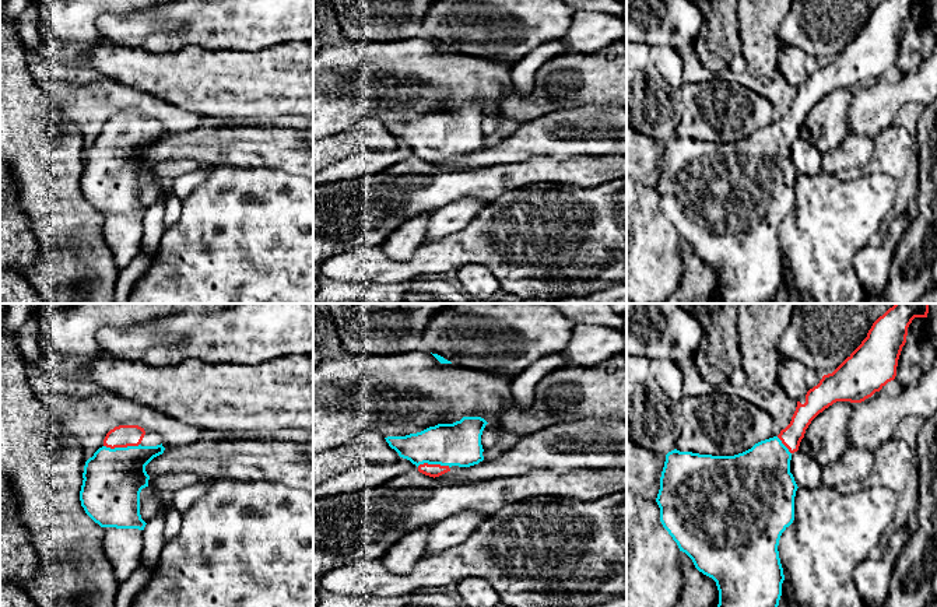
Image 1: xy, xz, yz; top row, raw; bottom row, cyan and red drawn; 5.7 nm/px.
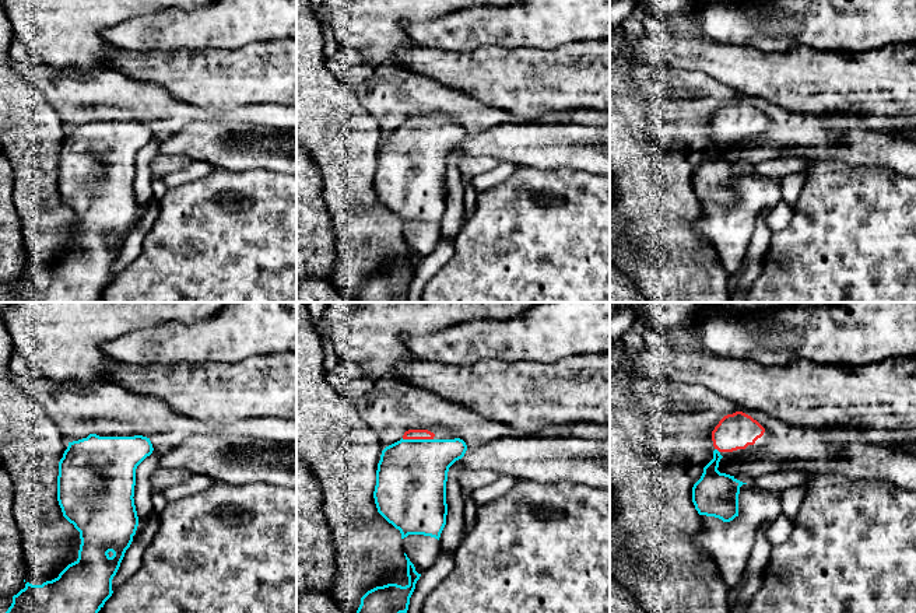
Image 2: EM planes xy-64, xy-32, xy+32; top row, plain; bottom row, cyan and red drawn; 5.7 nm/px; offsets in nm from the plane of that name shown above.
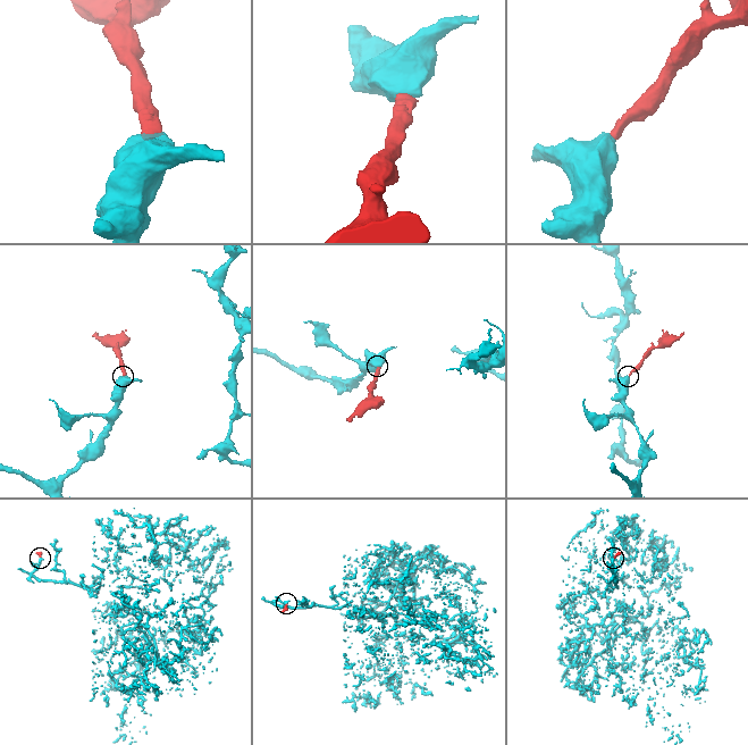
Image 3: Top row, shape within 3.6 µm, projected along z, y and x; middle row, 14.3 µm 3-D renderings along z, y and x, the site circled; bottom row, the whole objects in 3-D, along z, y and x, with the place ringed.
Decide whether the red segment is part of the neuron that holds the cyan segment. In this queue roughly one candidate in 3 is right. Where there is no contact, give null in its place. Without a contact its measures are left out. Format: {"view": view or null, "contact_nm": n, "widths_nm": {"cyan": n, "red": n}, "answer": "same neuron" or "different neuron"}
{"view": "xy", "contact_nm": 200, "widths_nm": {"cyan": 340, "red": 130}, "answer": "same neuron"}

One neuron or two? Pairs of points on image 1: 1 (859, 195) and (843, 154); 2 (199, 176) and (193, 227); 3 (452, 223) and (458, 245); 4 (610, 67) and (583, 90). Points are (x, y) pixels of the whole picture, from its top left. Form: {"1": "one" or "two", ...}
{"1": "two", "2": "two", "3": "two", "4": "one"}

